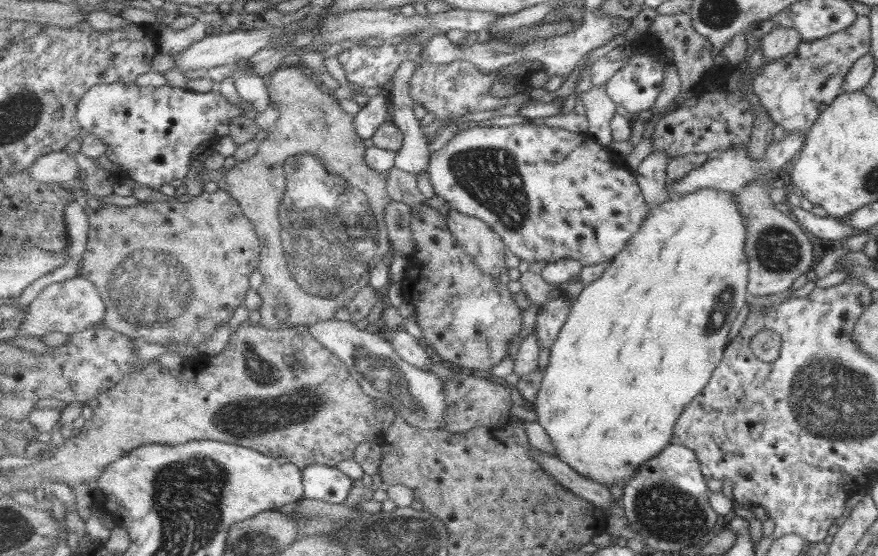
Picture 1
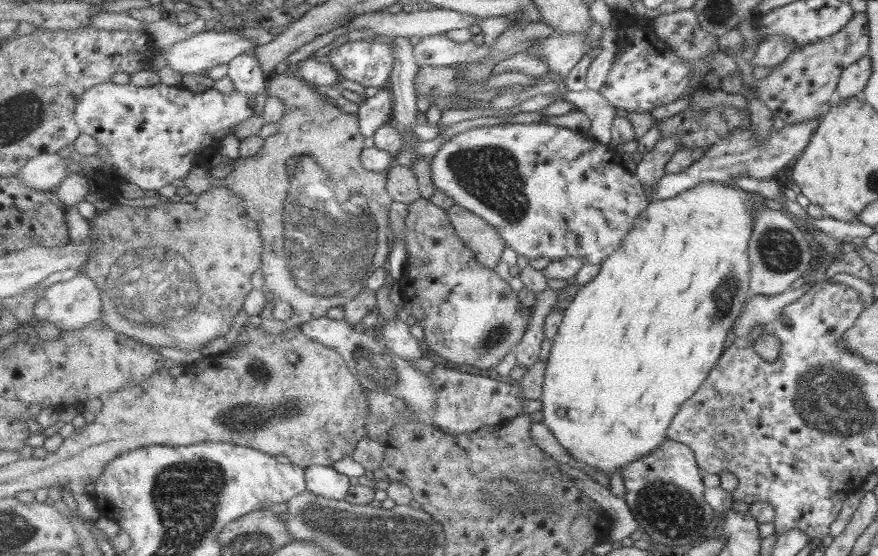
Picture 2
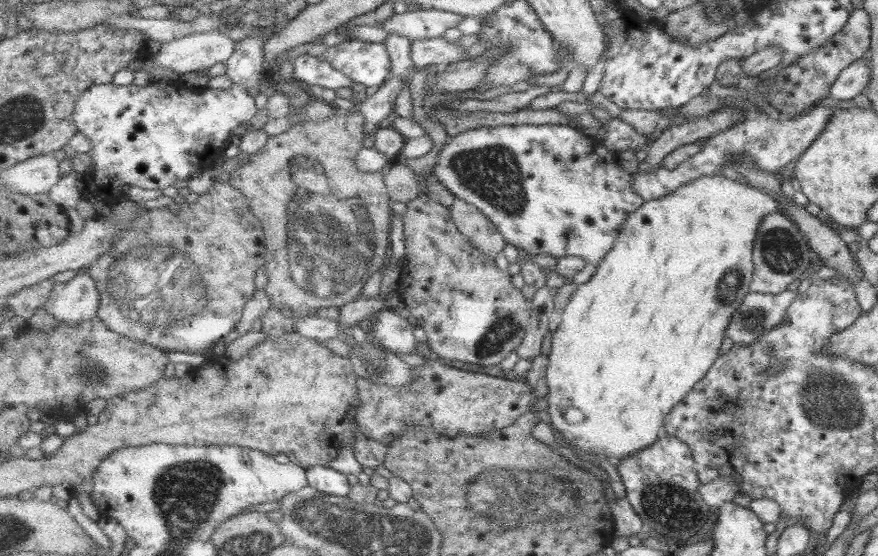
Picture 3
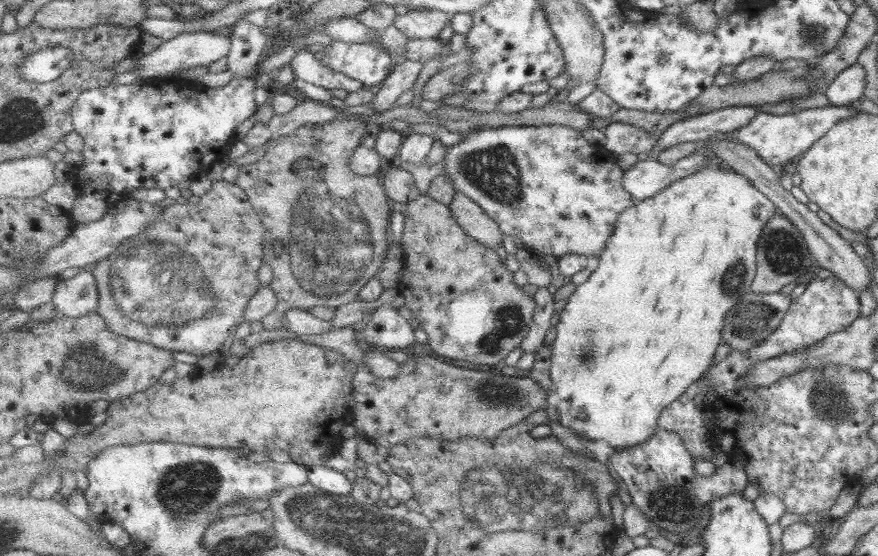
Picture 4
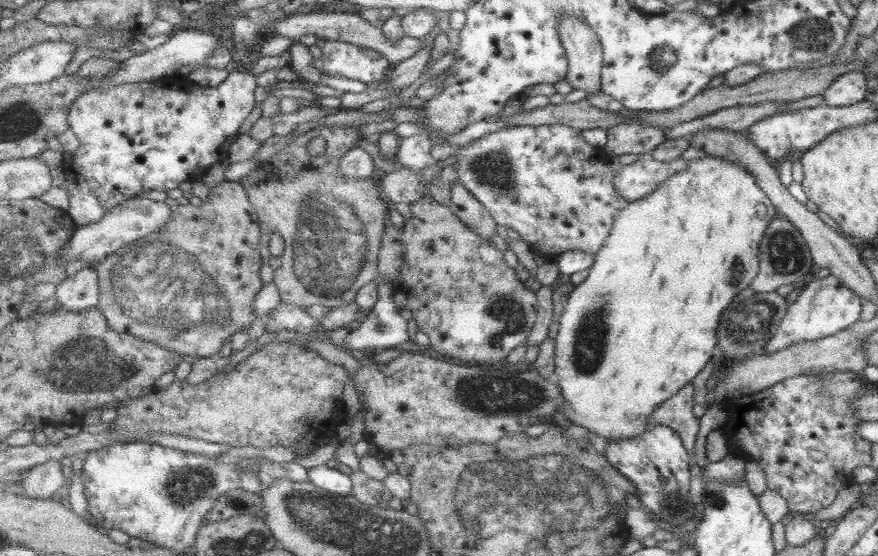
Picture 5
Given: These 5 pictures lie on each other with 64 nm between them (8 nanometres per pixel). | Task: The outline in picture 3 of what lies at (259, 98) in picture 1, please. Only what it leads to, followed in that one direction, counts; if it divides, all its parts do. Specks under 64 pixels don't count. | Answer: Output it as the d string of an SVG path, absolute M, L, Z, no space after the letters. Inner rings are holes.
M253 33L237 43L233 56L226 62L228 75L234 83L243 85L249 92L256 93L259 88L265 66L265 44L268 39Z

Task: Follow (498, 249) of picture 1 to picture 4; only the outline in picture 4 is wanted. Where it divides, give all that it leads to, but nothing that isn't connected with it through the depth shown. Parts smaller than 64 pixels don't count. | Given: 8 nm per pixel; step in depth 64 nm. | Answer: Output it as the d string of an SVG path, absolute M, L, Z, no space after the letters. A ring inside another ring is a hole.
M457 190L450 207L454 212L455 219L469 235L486 244L487 247L495 249L501 246L503 231L499 224L469 195Z

